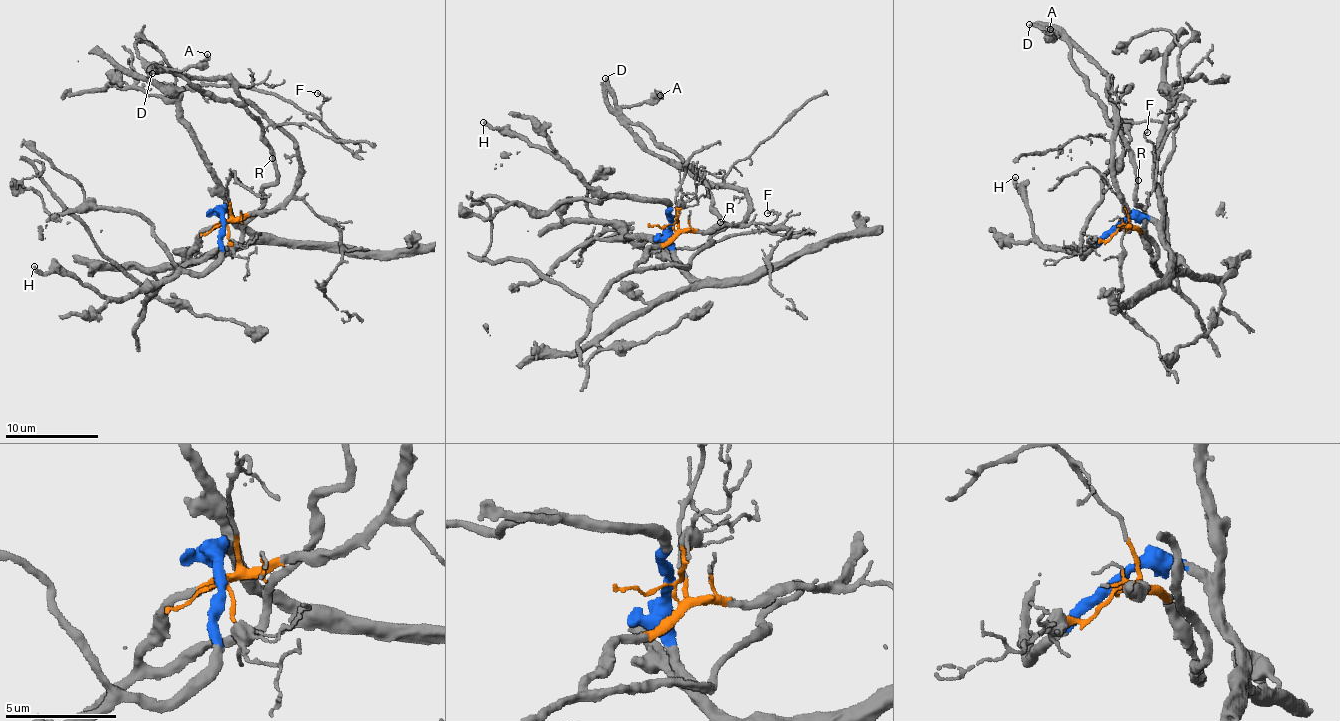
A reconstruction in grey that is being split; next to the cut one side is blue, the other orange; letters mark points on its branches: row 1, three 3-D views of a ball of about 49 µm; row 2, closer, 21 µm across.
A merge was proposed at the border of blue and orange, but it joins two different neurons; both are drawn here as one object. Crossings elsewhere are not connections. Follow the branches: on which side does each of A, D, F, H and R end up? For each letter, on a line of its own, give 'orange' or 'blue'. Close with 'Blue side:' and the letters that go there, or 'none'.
A: orange
D: orange
F: blue
H: blue
R: orange
Blue side: F, H

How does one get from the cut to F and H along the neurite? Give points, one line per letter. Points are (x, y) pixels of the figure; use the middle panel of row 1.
F: (671, 224), (673, 259), (665, 245), (629, 237), (650, 250), (697, 248), (768, 229), (776, 214), (767, 212)
H: (671, 224), (670, 208), (649, 198), (598, 193), (565, 162), (530, 147), (516, 134), (491, 128), (484, 122)

